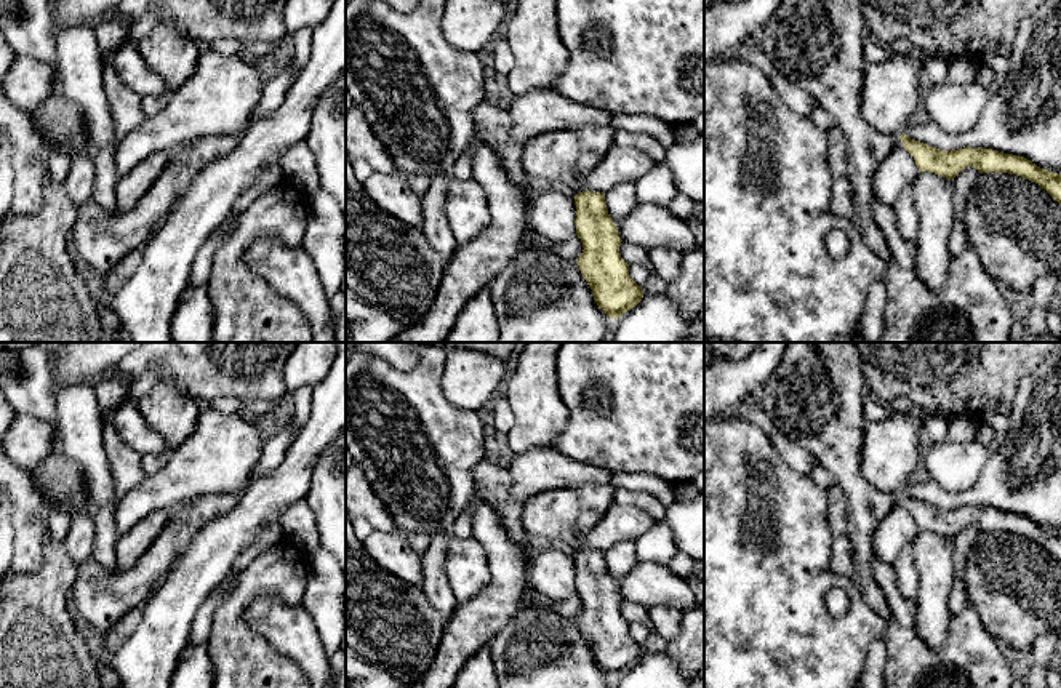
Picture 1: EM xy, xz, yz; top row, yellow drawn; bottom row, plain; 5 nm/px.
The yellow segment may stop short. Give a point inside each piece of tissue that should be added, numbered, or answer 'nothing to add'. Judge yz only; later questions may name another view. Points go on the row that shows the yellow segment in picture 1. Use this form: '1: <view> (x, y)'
1: yz (816, 44)

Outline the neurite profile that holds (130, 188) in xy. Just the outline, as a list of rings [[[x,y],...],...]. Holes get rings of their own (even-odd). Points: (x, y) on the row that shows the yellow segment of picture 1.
[[[157,152],[142,160],[128,174],[118,178],[115,197],[118,208],[123,211],[133,210],[141,197],[154,186],[170,160],[170,154]]]

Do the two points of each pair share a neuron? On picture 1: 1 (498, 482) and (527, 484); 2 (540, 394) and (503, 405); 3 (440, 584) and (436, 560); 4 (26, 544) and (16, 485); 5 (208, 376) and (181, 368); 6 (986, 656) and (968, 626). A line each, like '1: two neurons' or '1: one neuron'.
1: two neurons
2: two neurons
3: one neuron
4: one neuron
5: one neuron
6: one neuron

